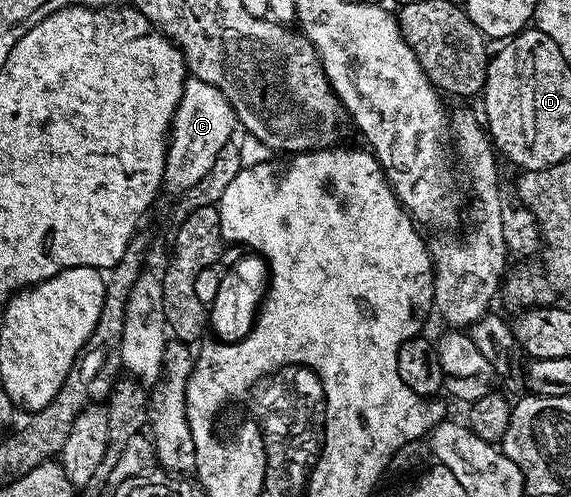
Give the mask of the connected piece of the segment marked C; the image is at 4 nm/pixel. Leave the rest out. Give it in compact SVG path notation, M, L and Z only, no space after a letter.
M191 77L185 78L182 97L178 101L178 109L172 118L172 129L168 136L168 152L164 162L164 182L162 184L165 192L169 191L173 197L179 197L185 191L189 191L192 185L198 185L202 177L210 172L210 165L214 165L214 159L222 149L222 145L233 142L232 130L237 130L236 114L226 101L226 97L214 85L210 85L201 79Z

